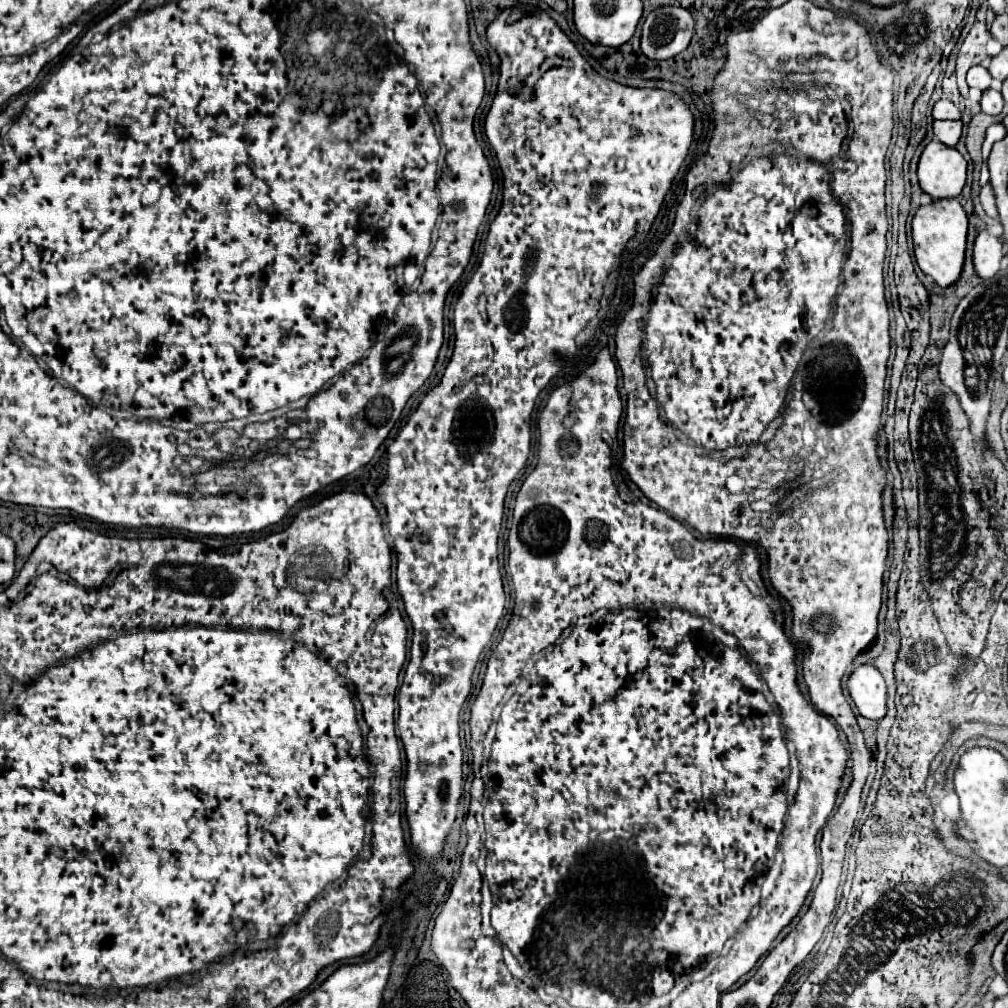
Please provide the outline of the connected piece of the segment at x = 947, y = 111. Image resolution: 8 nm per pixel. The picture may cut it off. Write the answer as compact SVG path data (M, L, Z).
M938 100L936 104L934 104L934 112L932 112L932 116L936 118L936 120L958 120L960 118L960 110L958 110L958 106L956 104L952 104L950 100Z

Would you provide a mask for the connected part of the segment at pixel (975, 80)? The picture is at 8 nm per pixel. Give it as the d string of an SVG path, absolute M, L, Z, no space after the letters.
M974 66L970 72L968 72L968 86L970 88L978 88L978 90L988 90L990 88L990 84L992 84L992 76L988 74L988 70L986 68L982 68L982 66Z

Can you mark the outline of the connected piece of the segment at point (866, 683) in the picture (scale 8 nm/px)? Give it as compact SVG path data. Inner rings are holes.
M864 664L854 670L848 680L848 688L858 712L864 718L878 722L886 716L886 684L872 664Z

